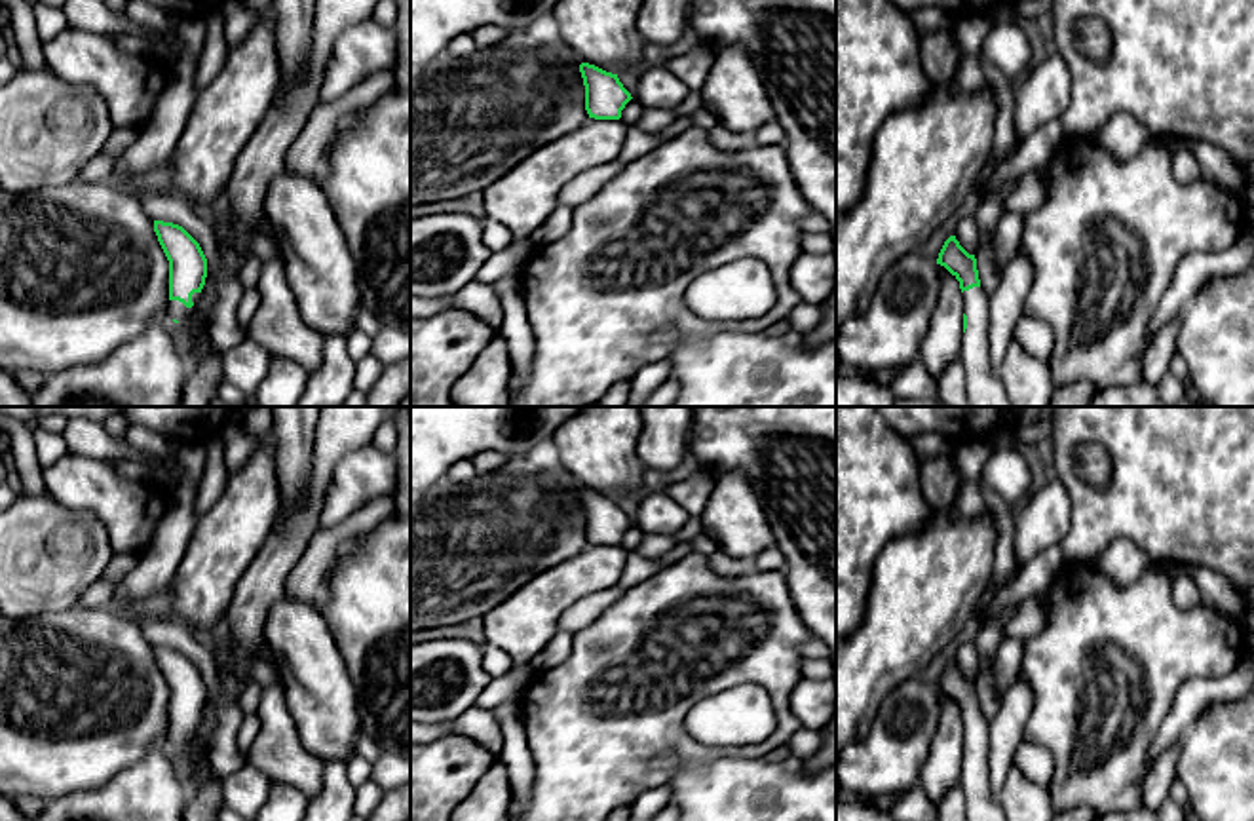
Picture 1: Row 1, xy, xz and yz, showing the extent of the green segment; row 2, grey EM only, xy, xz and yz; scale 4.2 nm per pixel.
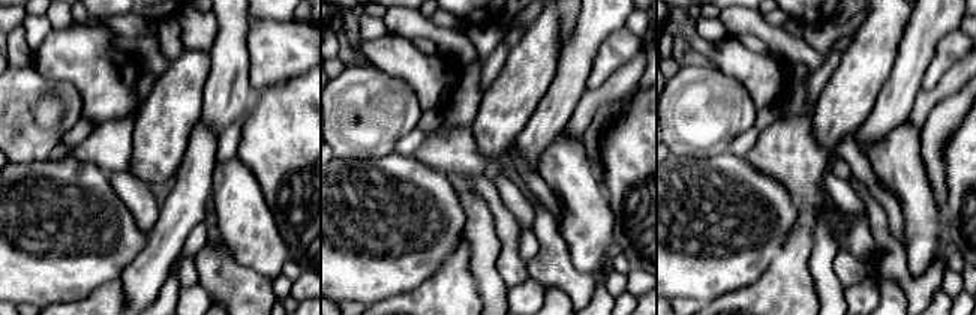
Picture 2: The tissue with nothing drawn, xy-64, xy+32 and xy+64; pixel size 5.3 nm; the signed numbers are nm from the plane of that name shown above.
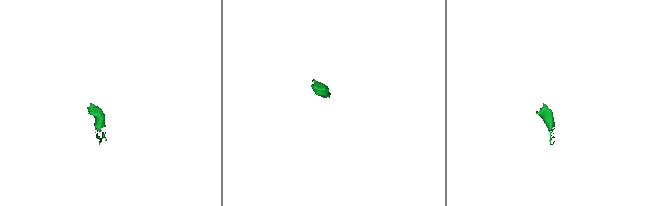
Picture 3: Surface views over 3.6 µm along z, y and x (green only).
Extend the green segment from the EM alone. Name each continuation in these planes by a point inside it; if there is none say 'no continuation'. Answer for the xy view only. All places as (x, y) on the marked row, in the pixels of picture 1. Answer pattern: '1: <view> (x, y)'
1: xy (177, 310)

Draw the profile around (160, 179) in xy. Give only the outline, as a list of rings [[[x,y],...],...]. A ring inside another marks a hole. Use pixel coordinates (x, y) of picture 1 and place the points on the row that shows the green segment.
[[[171,160],[141,177],[135,177],[133,181],[118,182],[118,181],[110,179],[108,182],[124,188],[125,192],[133,194],[135,198],[144,190],[175,192],[177,196],[186,198],[175,184]]]

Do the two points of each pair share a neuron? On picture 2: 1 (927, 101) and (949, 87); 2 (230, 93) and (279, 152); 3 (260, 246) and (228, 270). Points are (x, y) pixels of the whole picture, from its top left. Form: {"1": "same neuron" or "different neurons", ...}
{"1": "same neuron", "2": "different neurons", "3": "different neurons"}

